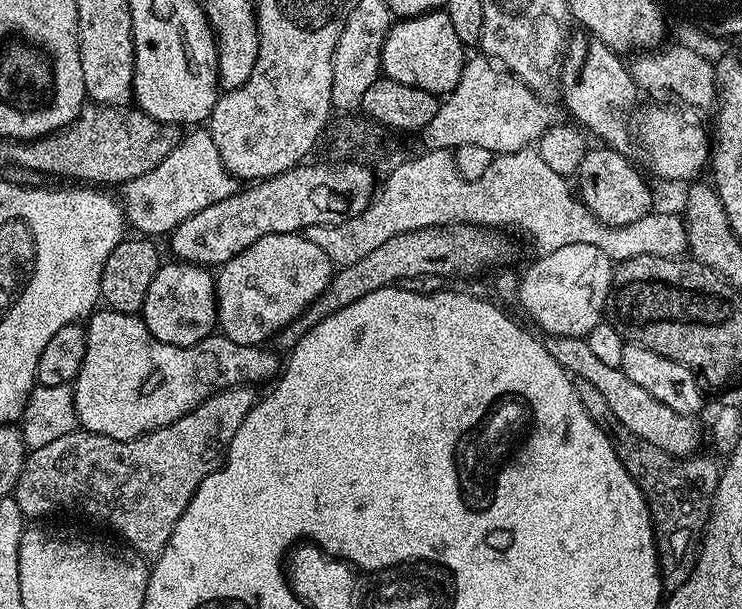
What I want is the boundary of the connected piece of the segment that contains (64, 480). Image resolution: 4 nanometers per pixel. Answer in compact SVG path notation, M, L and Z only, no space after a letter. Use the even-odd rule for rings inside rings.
M241 386L216 392L203 400L193 412L178 418L178 422L170 422L170 426L146 432L133 440L119 440L77 430L46 446L31 449L25 455L24 469L16 483L14 498L18 502L18 510L32 522L40 522L43 516L52 516L55 512L77 512L80 516L89 516L90 519L113 528L133 552L138 552L145 558L155 558L168 545L178 518L182 518L198 486L223 464L238 426L242 426L246 414L256 405L256 391L255 387Z

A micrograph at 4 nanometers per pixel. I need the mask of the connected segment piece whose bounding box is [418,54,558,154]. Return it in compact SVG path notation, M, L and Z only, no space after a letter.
M483 54L465 59L464 69L458 78L458 86L441 99L438 114L434 114L426 127L419 133L418 139L424 143L425 149L442 148L455 150L458 146L483 146L493 154L501 152L517 152L523 148L535 145L546 129L557 123L558 116L548 105L549 101L537 92L532 92L511 72L497 66Z

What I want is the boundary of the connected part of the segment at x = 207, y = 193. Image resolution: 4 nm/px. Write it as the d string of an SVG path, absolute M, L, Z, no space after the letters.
M206 130L189 132L192 133L189 136L187 133L154 170L119 185L118 199L129 229L137 228L140 231L137 233L148 238L167 237L186 218L198 214L198 210L206 210L206 206L214 206L214 202L222 202L222 198L230 198L240 191L241 181L226 170L211 134Z

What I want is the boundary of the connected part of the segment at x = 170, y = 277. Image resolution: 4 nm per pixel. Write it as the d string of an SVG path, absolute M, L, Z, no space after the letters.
M183 262L171 263L161 263L160 269L154 274L154 282L150 282L150 290L146 290L142 319L158 342L185 348L213 335L217 327L216 281L207 267Z

